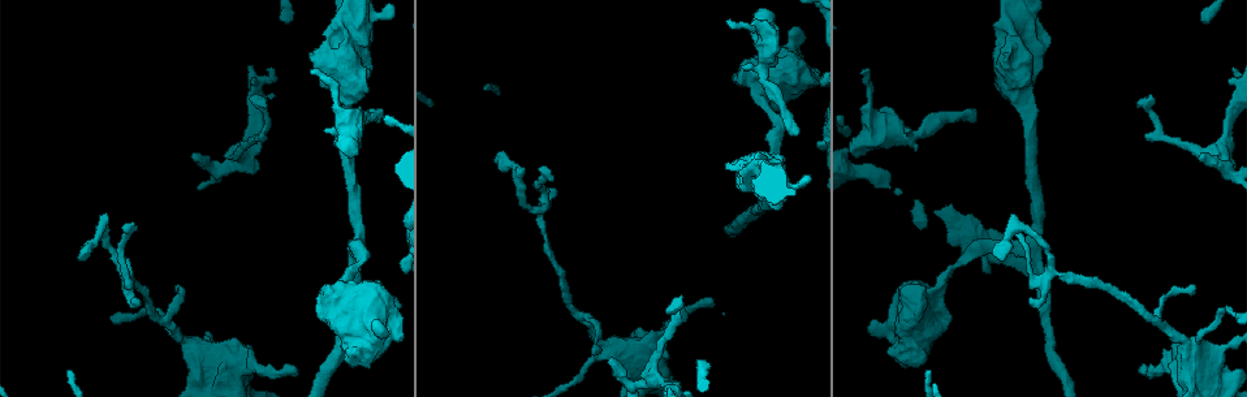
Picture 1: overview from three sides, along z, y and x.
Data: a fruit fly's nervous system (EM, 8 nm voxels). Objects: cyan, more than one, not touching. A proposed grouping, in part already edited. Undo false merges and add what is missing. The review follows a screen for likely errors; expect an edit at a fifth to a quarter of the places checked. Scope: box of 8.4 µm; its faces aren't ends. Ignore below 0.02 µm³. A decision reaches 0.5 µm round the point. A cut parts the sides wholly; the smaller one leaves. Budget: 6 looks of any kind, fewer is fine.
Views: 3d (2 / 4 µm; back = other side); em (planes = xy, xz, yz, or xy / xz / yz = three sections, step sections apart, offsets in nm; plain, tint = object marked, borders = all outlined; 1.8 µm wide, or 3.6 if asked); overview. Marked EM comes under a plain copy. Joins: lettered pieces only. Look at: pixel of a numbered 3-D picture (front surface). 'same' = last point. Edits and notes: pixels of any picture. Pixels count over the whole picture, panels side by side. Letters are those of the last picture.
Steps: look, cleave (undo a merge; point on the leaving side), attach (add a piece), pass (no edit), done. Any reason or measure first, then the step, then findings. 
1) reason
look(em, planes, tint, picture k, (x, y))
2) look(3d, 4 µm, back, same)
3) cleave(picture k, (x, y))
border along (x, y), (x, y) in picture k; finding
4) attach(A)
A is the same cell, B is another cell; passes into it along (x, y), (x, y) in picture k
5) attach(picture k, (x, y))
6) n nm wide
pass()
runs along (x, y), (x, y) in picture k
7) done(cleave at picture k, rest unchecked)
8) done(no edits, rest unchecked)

free end
look(em, planes, tint, picture 1, (976, 109))

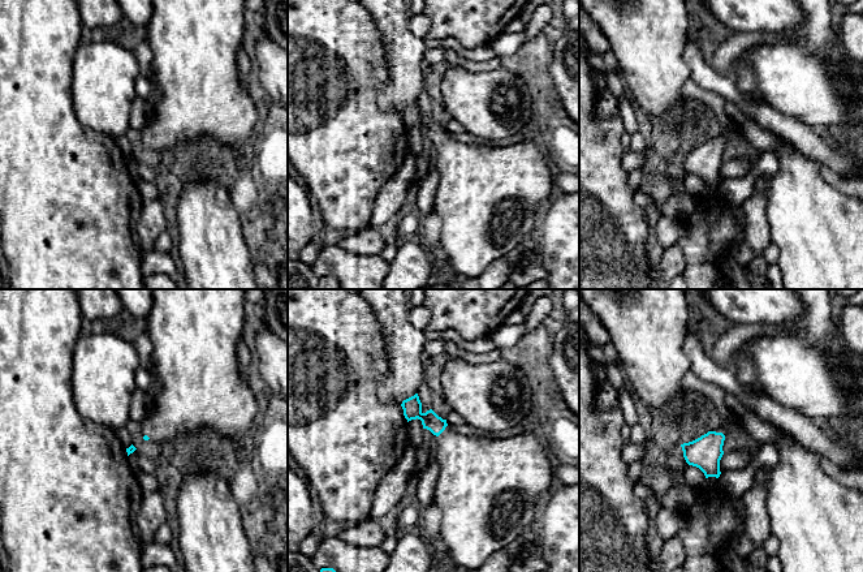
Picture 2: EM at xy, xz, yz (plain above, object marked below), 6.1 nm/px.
see the neighbours
look(em, planes, borders, same)

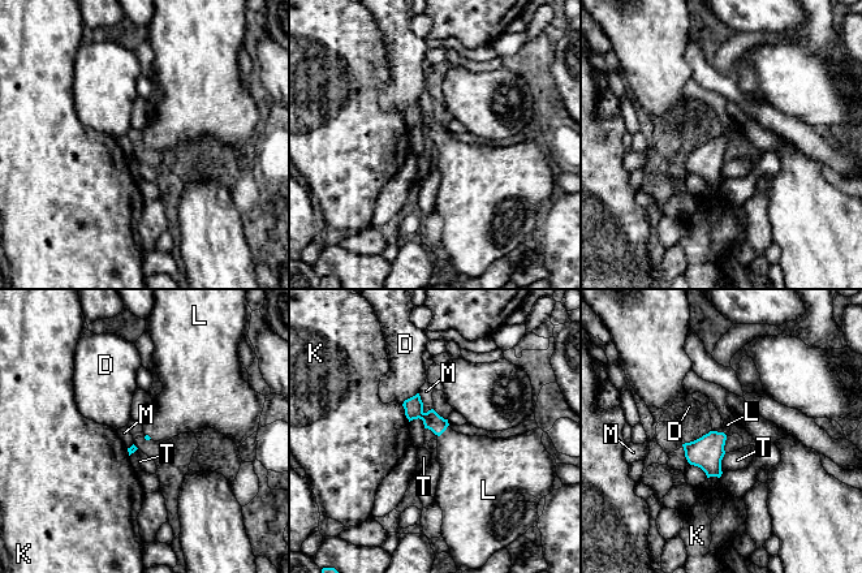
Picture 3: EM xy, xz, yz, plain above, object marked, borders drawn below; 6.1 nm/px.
attach(L)
L is the same cell, D, K, M and T are other cells; passes into it along (413, 406), (443, 431), (468, 462) in picture 3; it goes on there

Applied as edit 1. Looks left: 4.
branch stops here
look(em, xy, step 16, borders, picture 1, (503, 165))

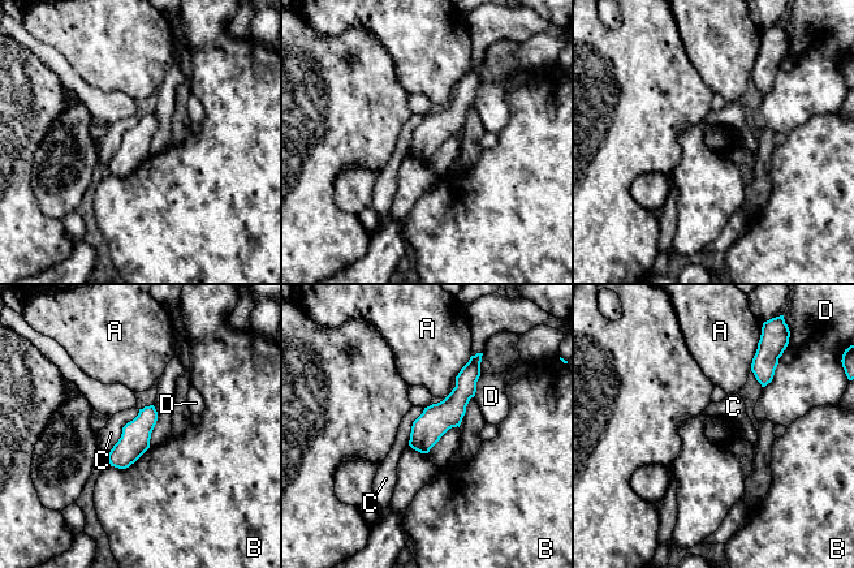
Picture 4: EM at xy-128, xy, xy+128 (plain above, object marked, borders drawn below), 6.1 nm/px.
180 nm wide
pass()
A, B, C and D are other cells; no lettered piece goes on from it

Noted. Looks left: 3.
done(attach at picture 3, rest unchecked)

